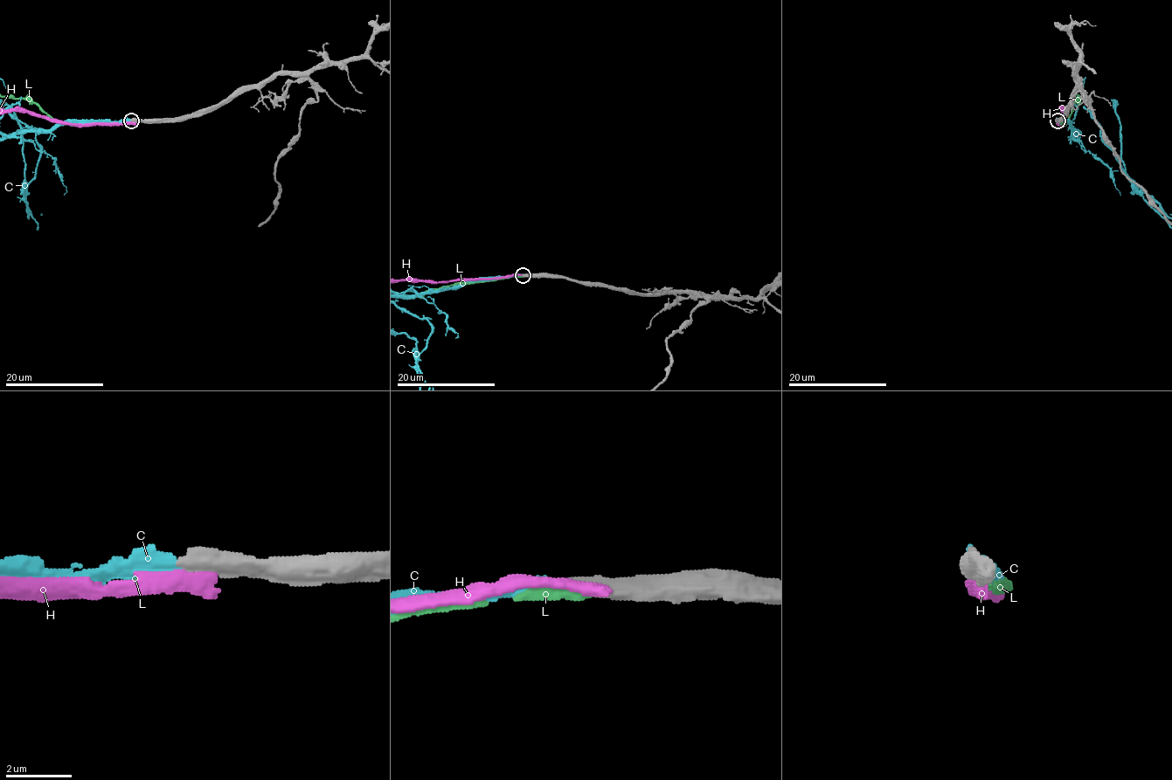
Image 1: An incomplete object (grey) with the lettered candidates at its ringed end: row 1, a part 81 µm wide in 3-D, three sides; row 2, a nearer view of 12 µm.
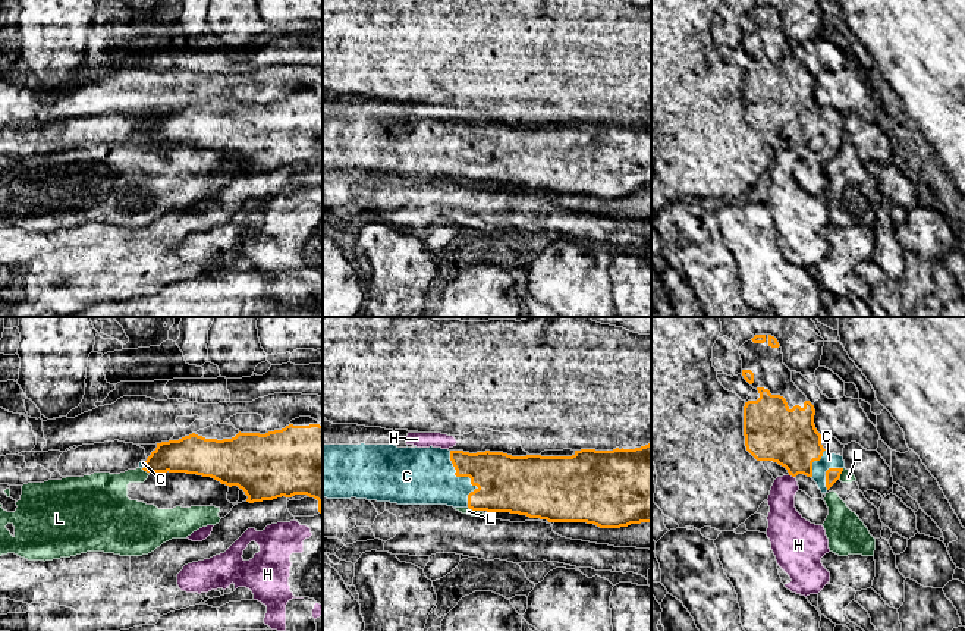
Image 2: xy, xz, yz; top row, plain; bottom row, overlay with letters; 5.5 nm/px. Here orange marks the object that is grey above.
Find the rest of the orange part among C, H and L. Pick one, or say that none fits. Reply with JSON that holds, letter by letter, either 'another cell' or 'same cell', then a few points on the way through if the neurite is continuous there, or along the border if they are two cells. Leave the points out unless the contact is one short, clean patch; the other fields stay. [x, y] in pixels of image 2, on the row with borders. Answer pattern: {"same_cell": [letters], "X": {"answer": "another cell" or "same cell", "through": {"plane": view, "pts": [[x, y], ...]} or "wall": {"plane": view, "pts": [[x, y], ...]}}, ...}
{"same_cell": ["C"], "C": {"answer": "same cell"}, "H": {"answer": "another cell"}, "L": {"answer": "another cell", "wall": {"plane": "yz", "pts": [[844, 468], [838, 479]]}}}

